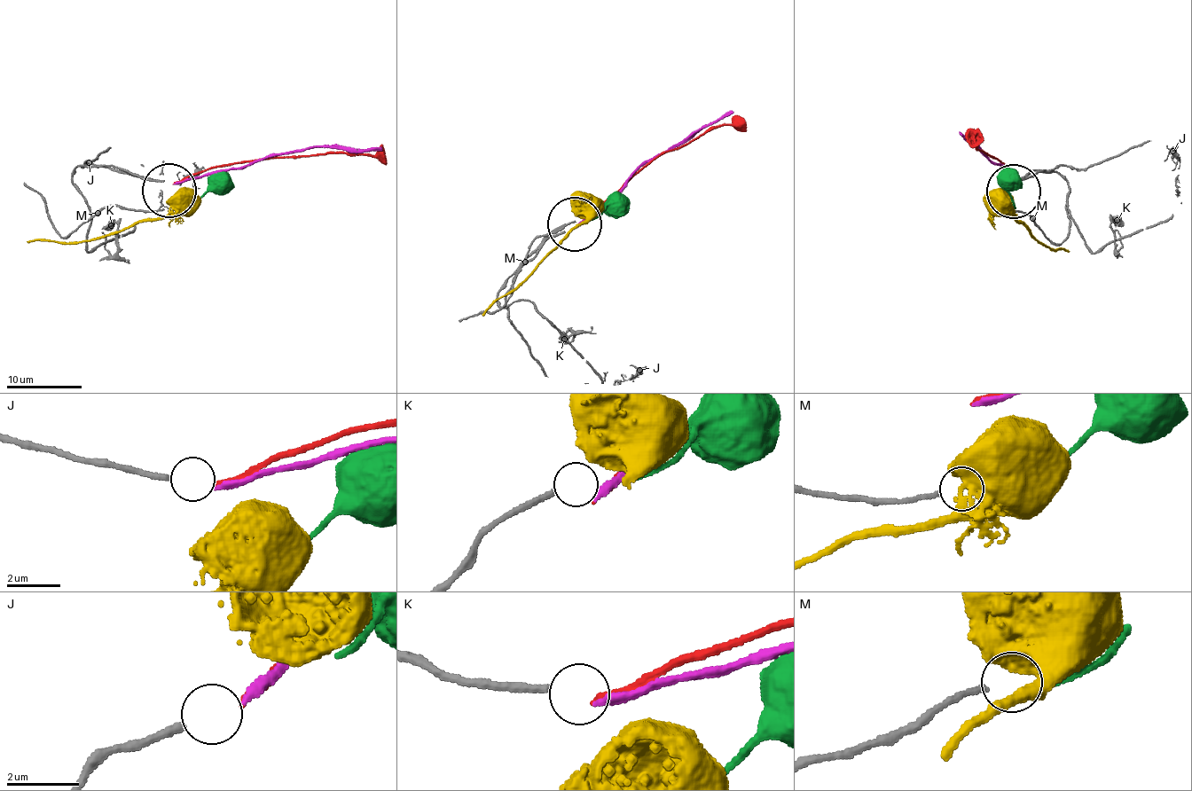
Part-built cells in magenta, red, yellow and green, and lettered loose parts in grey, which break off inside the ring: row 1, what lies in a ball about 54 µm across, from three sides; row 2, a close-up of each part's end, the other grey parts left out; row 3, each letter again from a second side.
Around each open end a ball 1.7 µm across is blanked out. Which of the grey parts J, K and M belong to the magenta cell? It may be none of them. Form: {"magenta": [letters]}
{"magenta": []}

